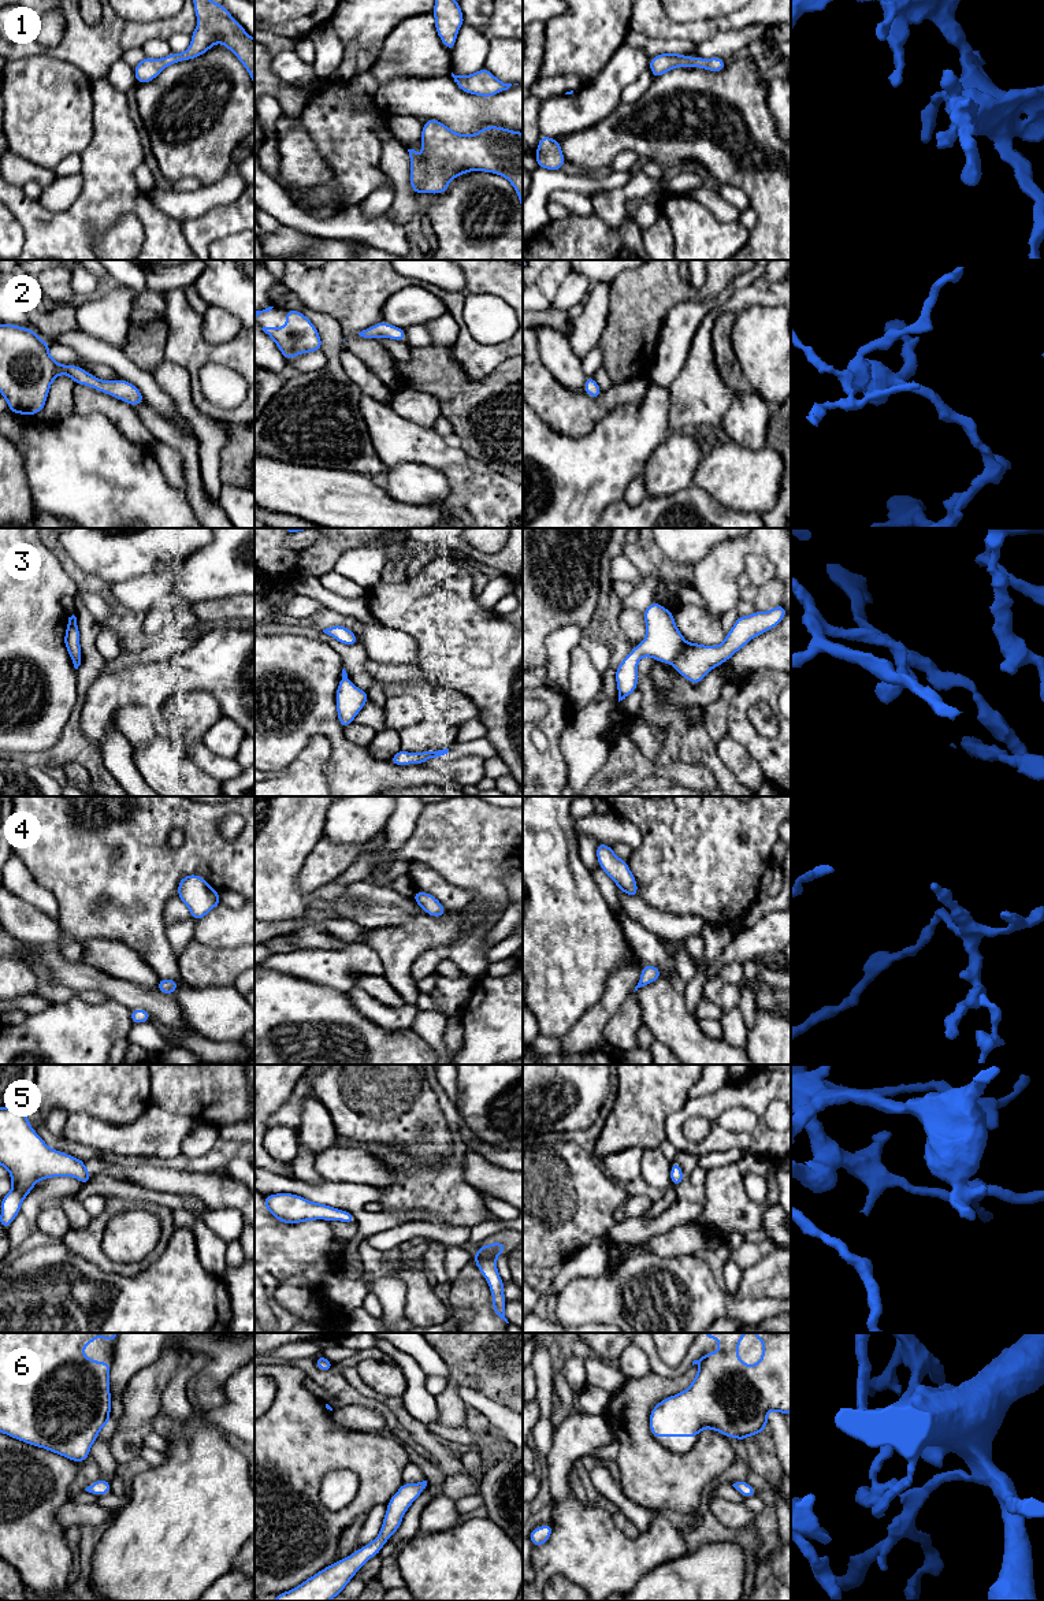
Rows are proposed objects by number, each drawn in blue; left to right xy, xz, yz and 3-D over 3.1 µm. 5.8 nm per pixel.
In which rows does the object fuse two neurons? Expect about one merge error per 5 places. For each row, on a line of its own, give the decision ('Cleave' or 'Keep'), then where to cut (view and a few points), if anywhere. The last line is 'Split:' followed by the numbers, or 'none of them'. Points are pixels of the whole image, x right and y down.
1: Keep. No split
2: Keep. No split
3: Cleave. Split along yz (686, 642), (672, 664)
4: Keep. No split
5: Keep. No split
6: Keep. No split
Split: 3

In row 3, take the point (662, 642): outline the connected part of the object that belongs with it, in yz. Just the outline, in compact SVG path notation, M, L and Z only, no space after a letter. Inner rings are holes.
M651 602L643 612L646 623L644 640L636 645L631 653L616 668L616 683L618 690L618 702L625 699L638 688L638 662L642 657L651 657L664 664L673 664L675 658L686 645L686 639L675 624L675 616L662 605Z

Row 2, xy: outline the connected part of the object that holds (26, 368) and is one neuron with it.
M0 323L0 393L11 412L23 416L42 412L57 375L68 375L75 385L86 385L131 406L145 400L127 380L101 380L79 365L55 361L49 343L40 339L34 330Z

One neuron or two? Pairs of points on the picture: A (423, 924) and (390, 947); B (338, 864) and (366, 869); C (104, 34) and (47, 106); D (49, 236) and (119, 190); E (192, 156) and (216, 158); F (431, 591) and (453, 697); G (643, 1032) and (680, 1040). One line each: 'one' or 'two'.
A: one
B: two
C: two
D: one
E: one
F: two
G: two

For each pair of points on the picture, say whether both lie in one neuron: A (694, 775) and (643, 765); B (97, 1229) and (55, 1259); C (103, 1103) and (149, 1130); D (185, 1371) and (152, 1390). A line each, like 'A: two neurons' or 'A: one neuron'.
A: one neuron
B: two neurons
C: two neurons
D: two neurons

